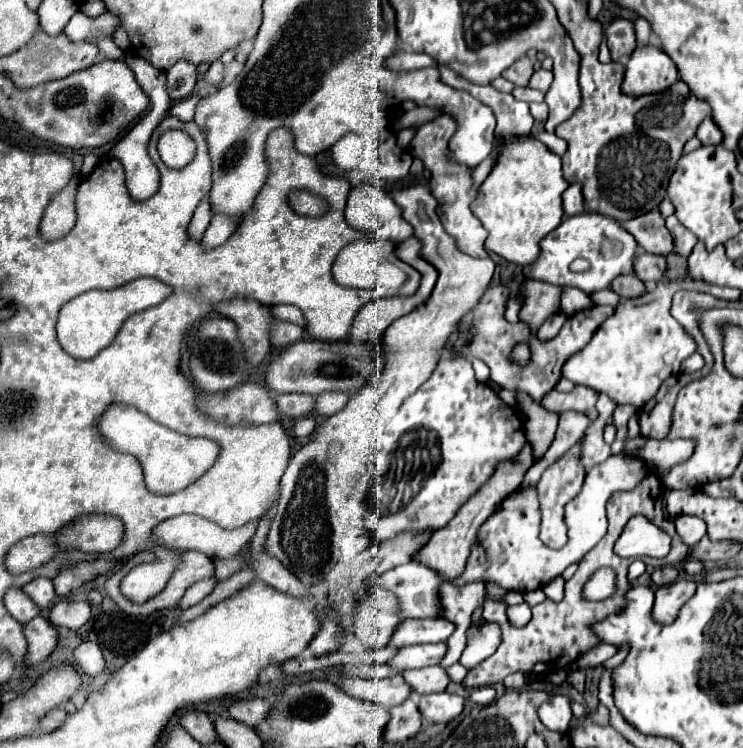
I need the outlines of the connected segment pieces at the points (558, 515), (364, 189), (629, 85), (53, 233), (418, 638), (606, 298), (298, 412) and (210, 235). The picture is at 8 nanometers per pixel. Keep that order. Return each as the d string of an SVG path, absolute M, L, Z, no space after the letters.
M581 438L577 444L573 444L565 454L561 454L541 476L541 480L537 482L537 492L539 492L539 502L541 502L541 540L543 544L547 544L549 548L563 548L563 544L567 544L567 524L563 524L563 512L565 506L579 494L579 488L583 488L583 480L585 480L585 468L581 462L583 456L583 440Z
M377 182L351 190L347 198L345 218L349 226L371 232L395 244L413 236L411 226L401 216L401 208Z
M655 46L637 48L627 62L623 94L645 96L665 92L677 80L677 68L673 60Z
M75 176L61 192L57 192L51 198L51 204L45 208L45 214L41 220L41 236L45 240L59 240L75 226L77 186L79 186L79 176Z
M423 618L423 620L403 620L391 636L387 648L403 648L409 644L435 644L445 642L455 626L447 618Z
M609 288L607 290L603 290L603 292L593 292L591 294L591 300L593 300L593 304L617 304L617 294L615 292L611 292Z
M279 394L275 398L279 416L301 418L313 410L313 396L309 394Z
M215 214L209 228L205 230L205 236L201 240L203 248L205 250L211 250L211 248L217 248L219 244L223 244L231 234L235 232L235 222L229 220L227 216L223 214Z

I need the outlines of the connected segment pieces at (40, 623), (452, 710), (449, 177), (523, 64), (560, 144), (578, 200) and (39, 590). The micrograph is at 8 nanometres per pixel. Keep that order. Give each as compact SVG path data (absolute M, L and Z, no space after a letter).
M35 616L31 622L27 622L23 626L25 638L27 638L27 664L35 666L39 662L43 662L57 646L59 634L55 630L55 626L43 618L43 616Z
M429 694L419 700L419 712L427 724L445 724L463 712L465 698L457 694Z
M437 116L425 124L417 124L413 126L415 128L415 136L409 144L409 152L413 158L419 158L425 168L433 174L431 178L431 194L437 198L439 206L437 206L437 212L439 212L439 218L443 220L443 228L447 230L449 236L455 238L457 242L457 248L463 250L465 254L469 256L477 256L477 258L485 258L487 252L485 252L485 238L487 238L487 230L479 224L479 220L475 220L473 212L469 210L469 204L475 200L477 196L477 190L471 186L471 170L461 166L461 164L453 164L447 160L447 142L449 142L449 136L453 136L455 132L455 122L451 116Z
M523 56L503 72L503 78L513 82L515 86L527 86L531 74L533 74L533 62L527 56Z
M541 132L537 138L539 138L551 152L555 152L557 156L563 156L563 152L567 150L565 140L561 140L559 136L555 136L553 132Z
M569 184L569 188L563 192L563 212L565 218L583 212L583 194L579 184Z
M39 578L39 580L31 580L29 584L25 584L21 588L39 608L47 610L53 600L55 600L55 590L53 590L53 584L49 578Z

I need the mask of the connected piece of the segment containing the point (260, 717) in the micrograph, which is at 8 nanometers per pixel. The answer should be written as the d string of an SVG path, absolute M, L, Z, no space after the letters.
M243 698L243 700L235 700L227 712L231 718L235 718L241 724L247 724L251 728L255 728L257 724L261 724L269 712L269 702L261 700L261 698Z

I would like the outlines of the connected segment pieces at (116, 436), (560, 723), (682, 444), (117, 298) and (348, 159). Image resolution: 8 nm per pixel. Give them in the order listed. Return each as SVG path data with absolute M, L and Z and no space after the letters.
M111 406L103 414L99 430L105 438L109 438L109 444L115 450L139 458L145 470L147 490L155 494L175 494L185 490L215 464L221 452L221 448L209 438L187 438L183 434L171 432L169 428L159 426L157 422L153 422L151 418L147 418L145 414L131 406Z
M551 694L551 700L545 700L537 708L539 720L549 728L557 732L565 732L571 722L571 708L569 698L563 694Z
M662 439L658 442L647 442L639 452L639 457L648 464L659 468L659 474L665 474L671 466L687 460L693 454L693 440Z
M139 278L115 290L89 290L61 308L57 322L57 338L63 350L69 352L71 356L75 354L77 358L93 358L97 352L111 344L125 318L129 318L135 312L157 306L171 294L173 288L155 278Z
M349 134L349 136L343 136L333 148L331 148L331 156L333 156L333 162L341 168L341 170L353 170L355 164L357 164L357 158L363 150L363 140Z

